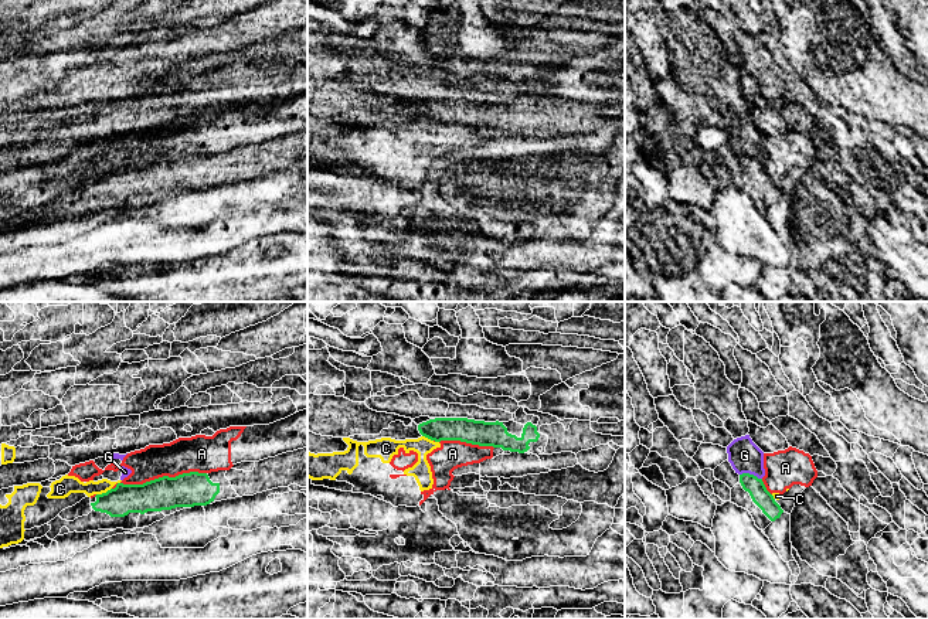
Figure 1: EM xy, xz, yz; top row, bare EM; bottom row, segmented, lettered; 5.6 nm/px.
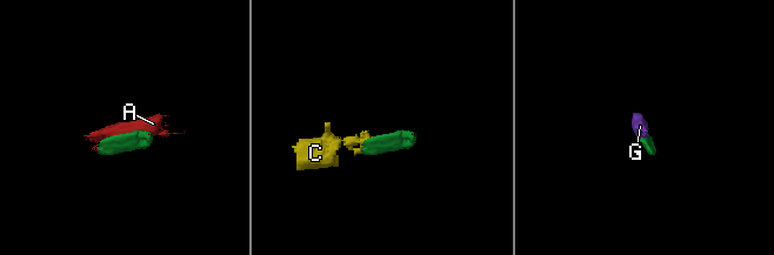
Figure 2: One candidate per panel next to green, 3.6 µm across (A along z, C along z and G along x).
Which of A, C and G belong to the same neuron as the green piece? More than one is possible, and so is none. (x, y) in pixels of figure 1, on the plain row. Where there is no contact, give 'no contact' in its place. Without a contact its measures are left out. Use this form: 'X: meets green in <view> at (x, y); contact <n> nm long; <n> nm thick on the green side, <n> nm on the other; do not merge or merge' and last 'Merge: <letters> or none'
A: meets green in xy at (163, 159); contact 500 nm long; 190 nm thick on the green side, 220 nm on the other; do not merge
C: meets green in xy at (104, 176); contact 100 nm long; 170 nm thick on the green side, 110 nm on the other; do not merge
G: meets green in yz at (751, 157); contact 130 nm long; 100 nm thick on the green side, 180 nm on the other; do not merge
Merge: none

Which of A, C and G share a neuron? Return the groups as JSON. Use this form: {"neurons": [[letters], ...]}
{"neurons": [["A", "C"], ["G"]]}

